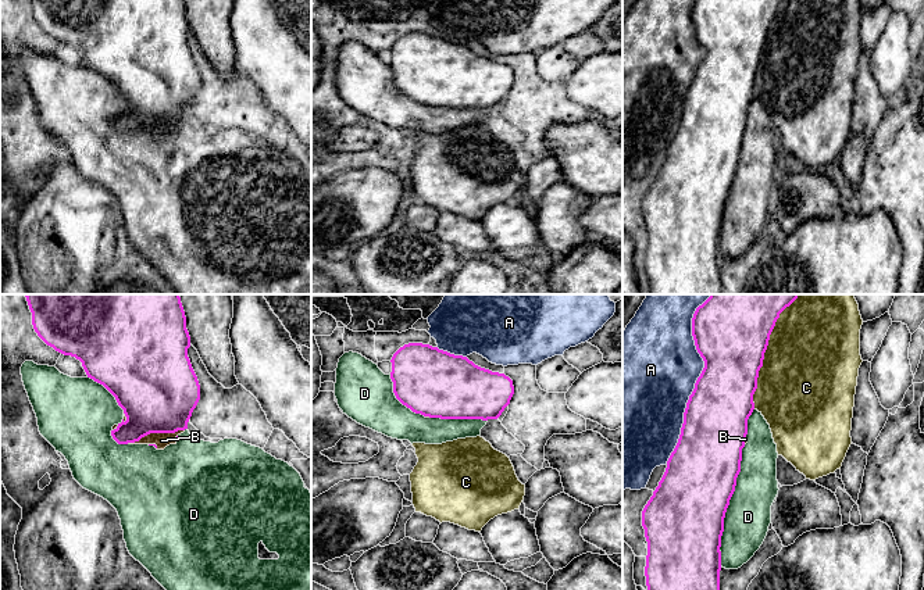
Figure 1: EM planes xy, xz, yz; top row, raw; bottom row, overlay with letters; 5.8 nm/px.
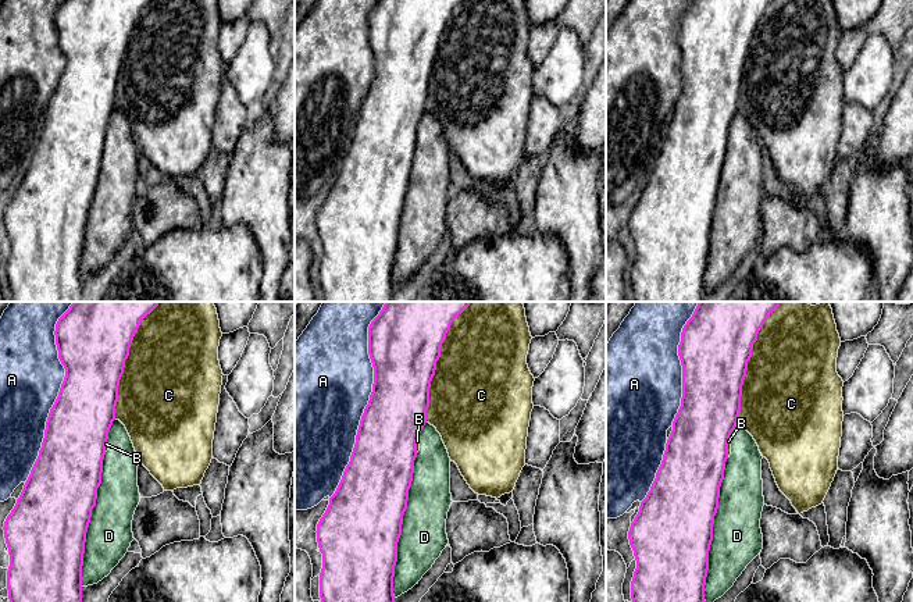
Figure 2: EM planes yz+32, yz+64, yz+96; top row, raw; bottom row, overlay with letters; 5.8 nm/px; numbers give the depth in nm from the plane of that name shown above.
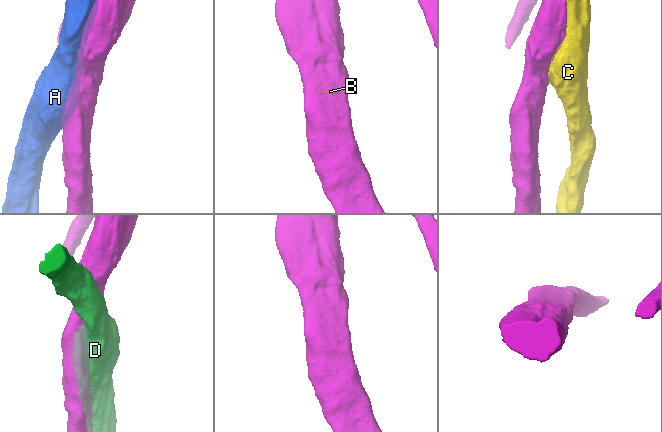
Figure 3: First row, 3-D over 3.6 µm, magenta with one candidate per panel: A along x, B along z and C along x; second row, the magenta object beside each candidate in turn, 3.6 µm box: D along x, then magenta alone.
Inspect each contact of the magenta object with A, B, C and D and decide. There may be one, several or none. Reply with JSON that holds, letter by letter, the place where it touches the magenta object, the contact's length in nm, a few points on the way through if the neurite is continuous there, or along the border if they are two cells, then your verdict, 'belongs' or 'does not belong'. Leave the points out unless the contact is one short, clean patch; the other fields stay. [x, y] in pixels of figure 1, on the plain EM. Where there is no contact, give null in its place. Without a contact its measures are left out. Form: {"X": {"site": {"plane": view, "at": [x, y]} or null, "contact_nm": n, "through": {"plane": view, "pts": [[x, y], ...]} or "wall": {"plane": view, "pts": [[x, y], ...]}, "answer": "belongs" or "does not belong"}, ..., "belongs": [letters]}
{"A": {"site": {"plane": "yz", "at": [695, 77]}, "contact_nm": 900, "answer": "does not belong"}, "B": {"site": {"plane": "xy", "at": [154, 121]}, "contact_nm": 340, "answer": "does not belong"}, "C": {"site": {"plane": "yz", "at": [763, 47]}, "contact_nm": 600, "answer": "does not belong"}, "D": {"site": {"plane": "yz", "at": [728, 193]}, "contact_nm": 700, "answer": "does not belong"}, "belongs": []}

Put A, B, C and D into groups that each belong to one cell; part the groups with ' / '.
A / B D / C

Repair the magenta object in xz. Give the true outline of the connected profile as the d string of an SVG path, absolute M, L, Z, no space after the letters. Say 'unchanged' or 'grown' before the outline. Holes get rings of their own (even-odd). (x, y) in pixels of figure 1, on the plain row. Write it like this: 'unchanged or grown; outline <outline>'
unchanged; outline M404 33L390 51L396 87L424 106L497 108L514 83L513 69L504 62L429 33Z

